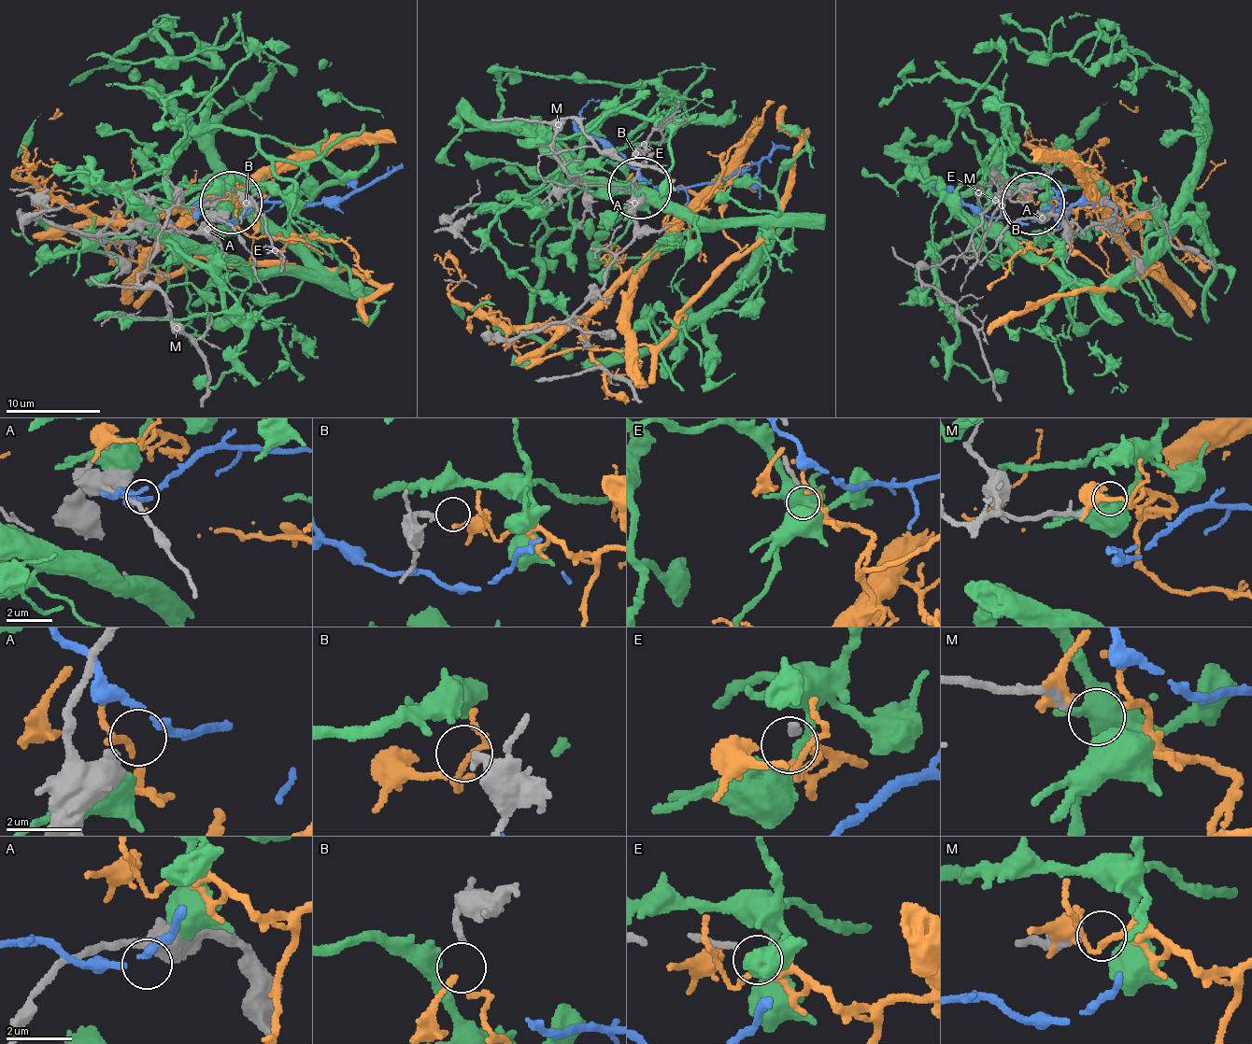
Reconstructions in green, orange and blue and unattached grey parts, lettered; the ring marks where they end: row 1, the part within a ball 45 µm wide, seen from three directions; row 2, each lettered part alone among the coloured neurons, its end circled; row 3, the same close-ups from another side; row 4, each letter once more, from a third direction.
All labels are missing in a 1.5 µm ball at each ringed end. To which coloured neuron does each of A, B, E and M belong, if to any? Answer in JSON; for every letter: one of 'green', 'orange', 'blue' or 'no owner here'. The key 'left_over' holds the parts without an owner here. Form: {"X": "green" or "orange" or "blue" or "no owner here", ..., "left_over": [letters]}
{"A": "no owner here", "B": "no owner here", "E": "no owner here", "M": "no owner here", "left_over": ["A", "B", "E", "M"]}

